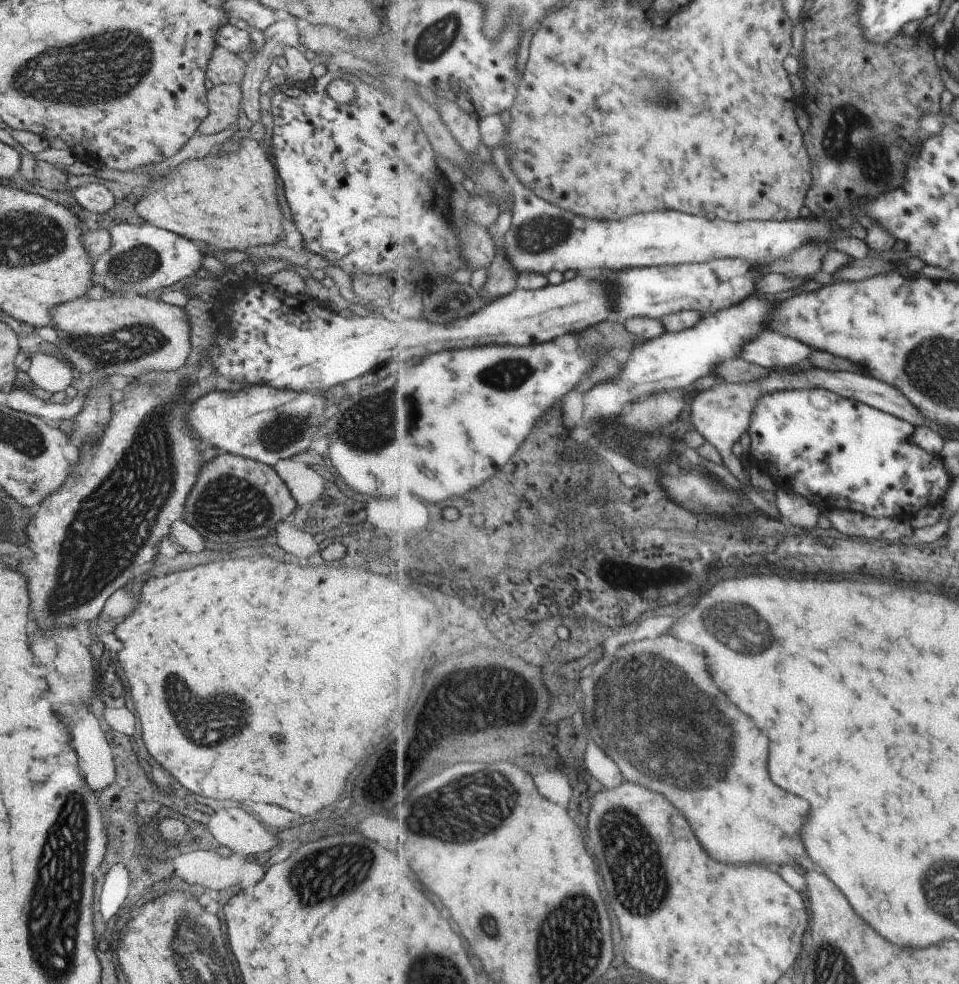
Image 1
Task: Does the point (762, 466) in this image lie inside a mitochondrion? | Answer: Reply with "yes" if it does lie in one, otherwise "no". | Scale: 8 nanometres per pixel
no

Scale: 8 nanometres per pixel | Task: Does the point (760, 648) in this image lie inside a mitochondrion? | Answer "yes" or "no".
yes

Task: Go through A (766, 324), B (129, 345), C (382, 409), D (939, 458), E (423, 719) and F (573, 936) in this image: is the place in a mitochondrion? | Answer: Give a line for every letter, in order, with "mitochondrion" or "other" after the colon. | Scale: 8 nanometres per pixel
A: other
B: mitochondrion
C: mitochondrion
D: other
E: other
F: mitochondrion

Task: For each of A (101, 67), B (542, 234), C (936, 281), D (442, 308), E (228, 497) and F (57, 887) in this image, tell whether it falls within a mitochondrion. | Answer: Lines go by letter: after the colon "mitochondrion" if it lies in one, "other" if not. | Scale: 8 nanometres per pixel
A: mitochondrion
B: mitochondrion
C: other
D: other
E: mitochondrion
F: mitochondrion

